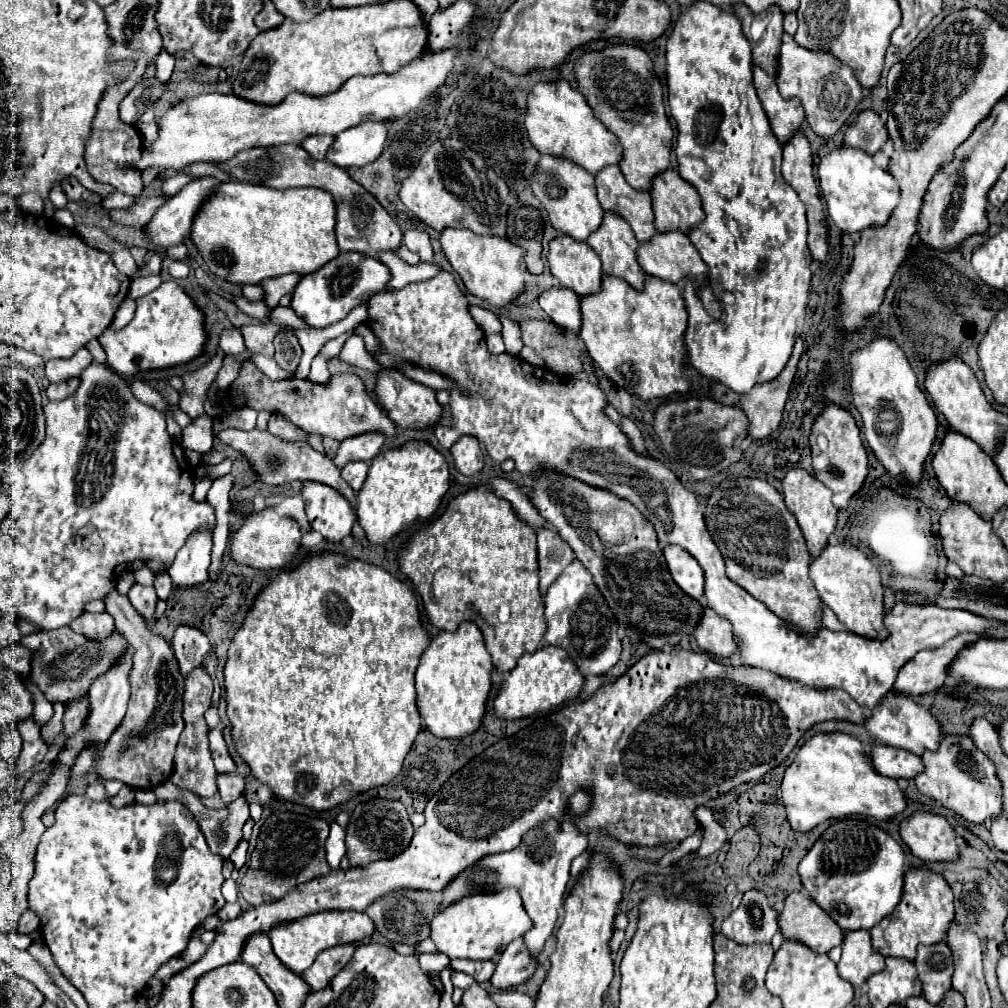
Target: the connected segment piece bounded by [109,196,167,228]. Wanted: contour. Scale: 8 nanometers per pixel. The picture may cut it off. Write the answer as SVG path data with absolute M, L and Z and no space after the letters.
M139 198L131 208L127 210L111 210L111 222L121 224L121 226L145 226L147 220L151 220L151 216L157 212L157 208L165 202L167 198Z

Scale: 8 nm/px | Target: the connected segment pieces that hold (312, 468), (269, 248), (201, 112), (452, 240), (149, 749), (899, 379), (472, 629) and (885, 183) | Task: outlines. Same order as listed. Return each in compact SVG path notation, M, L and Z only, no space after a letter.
M225 428L217 434L217 438L229 446L233 446L237 452L241 452L249 466L259 474L259 478L265 484L277 486L277 484L285 484L285 482L293 482L293 480L301 480L301 482L323 482L331 488L335 488L337 492L341 492L351 504L355 504L355 492L351 490L351 486L347 486L347 482L341 478L339 470L335 468L335 464L315 452L307 442L303 440L287 440L281 436L273 436L267 430L251 430L251 432L243 432L239 428Z
M239 180L223 182L215 192L211 192L201 210L195 214L189 238L197 246L201 258L207 262L209 270L231 284L259 284L265 278L293 272L309 274L319 270L323 264L339 254L339 246L335 240L333 198L323 194L323 190L311 187L277 190Z
M447 48L437 54L427 54L425 58L415 58L397 74L353 76L335 94L313 98L295 92L277 106L261 106L233 94L185 96L159 118L157 140L153 140L151 146L143 146L141 158L135 164L129 164L129 168L135 168L137 172L155 168L157 176L163 178L167 170L181 172L195 162L221 164L249 148L301 144L313 134L337 136L365 120L393 120L405 116L407 112L417 110L421 102L431 98L437 88L445 84L453 74L453 60L457 54L457 48Z
M453 228L443 230L439 240L451 268L461 276L469 294L487 300L495 308L505 308L525 292L531 274L525 266L523 248L515 246L505 238L475 236L469 230L453 230Z
M111 590L105 596L105 612L113 616L115 628L123 632L135 650L131 668L131 696L121 726L111 734L95 758L99 778L115 778L133 790L151 790L163 784L173 772L173 754L183 732L183 682L171 646L155 636L145 620L133 610L127 596Z
M879 338L851 356L851 396L863 420L863 432L877 462L889 476L903 476L911 484L919 484L925 470L925 460L937 438L937 416L925 394L917 386L917 376L911 370L901 348Z
M463 622L455 632L439 632L423 652L417 672L417 708L423 726L437 738L465 738L479 730L491 692L493 662L483 634L473 622Z
M841 146L825 156L819 164L819 186L831 220L843 232L861 232L869 226L883 226L899 204L899 184L895 178L859 148Z

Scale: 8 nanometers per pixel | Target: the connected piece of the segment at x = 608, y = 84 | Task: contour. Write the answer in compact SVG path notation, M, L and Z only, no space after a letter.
M609 46L601 52L591 52L575 64L579 92L585 96L593 114L619 138L623 160L619 168L635 190L651 190L655 176L671 166L673 128L665 114L663 90L653 74L653 64L647 52L639 46Z

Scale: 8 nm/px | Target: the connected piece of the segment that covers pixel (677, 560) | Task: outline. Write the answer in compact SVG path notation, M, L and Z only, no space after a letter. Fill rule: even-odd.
M675 544L665 546L663 556L667 560L667 568L675 584L679 584L679 588L683 588L683 592L687 592L687 596L691 596L693 600L701 600L705 576L697 560Z

